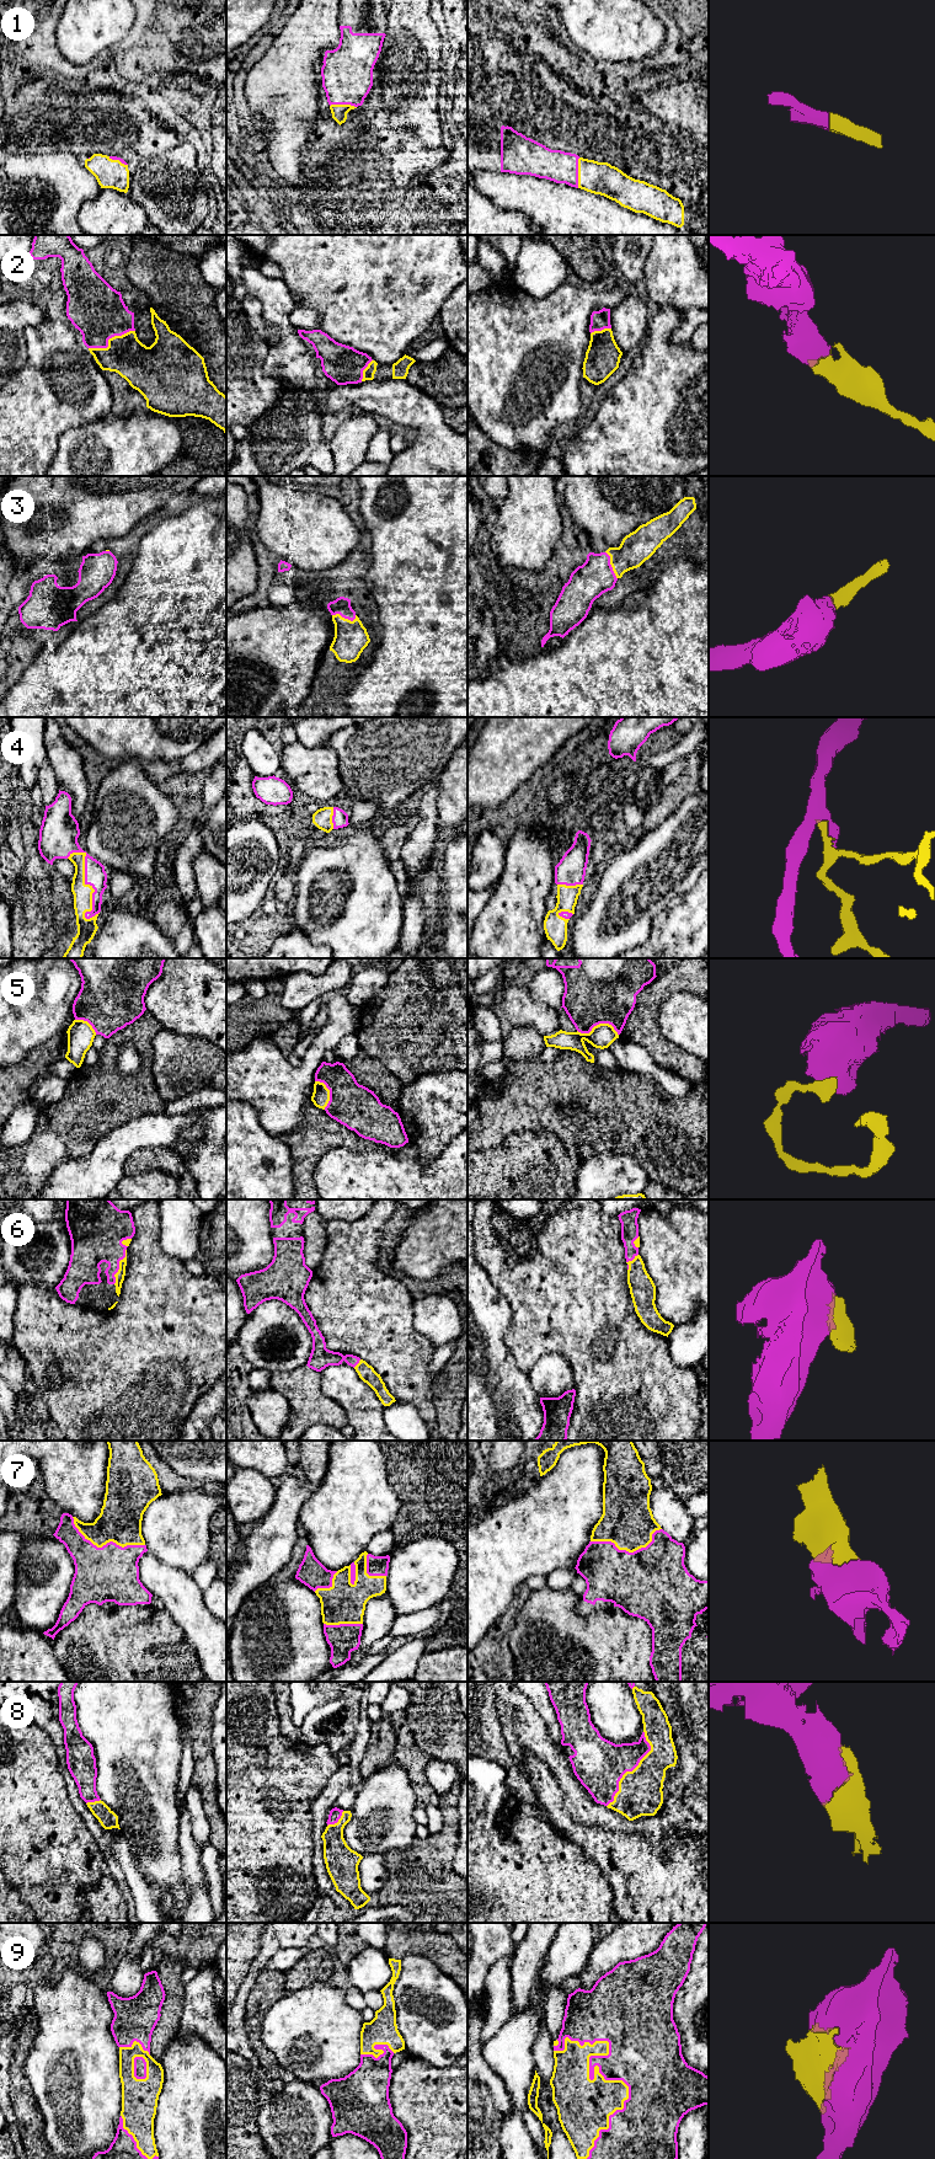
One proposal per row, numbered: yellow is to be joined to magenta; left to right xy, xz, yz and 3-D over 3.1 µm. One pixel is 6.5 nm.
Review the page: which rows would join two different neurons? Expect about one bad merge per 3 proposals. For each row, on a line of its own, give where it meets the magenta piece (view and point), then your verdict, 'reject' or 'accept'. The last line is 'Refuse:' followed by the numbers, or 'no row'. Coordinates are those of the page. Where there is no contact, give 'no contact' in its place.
1: meets magenta in yz at (577, 172); accept
2: meets magenta in xy at (108, 338); accept
3: meets magenta in yz at (610, 565); accept
4: meets magenta in xy at (86, 883); accept
5: meets magenta in yz at (599, 1022); reject
6: meets magenta in xy at (118, 1266); accept
7: meets magenta in xy at (105, 1545); accept
8: meets magenta in yz at (631, 1770); accept
9: meets magenta in yz at (599, 2069); accept
Refuse: 5

